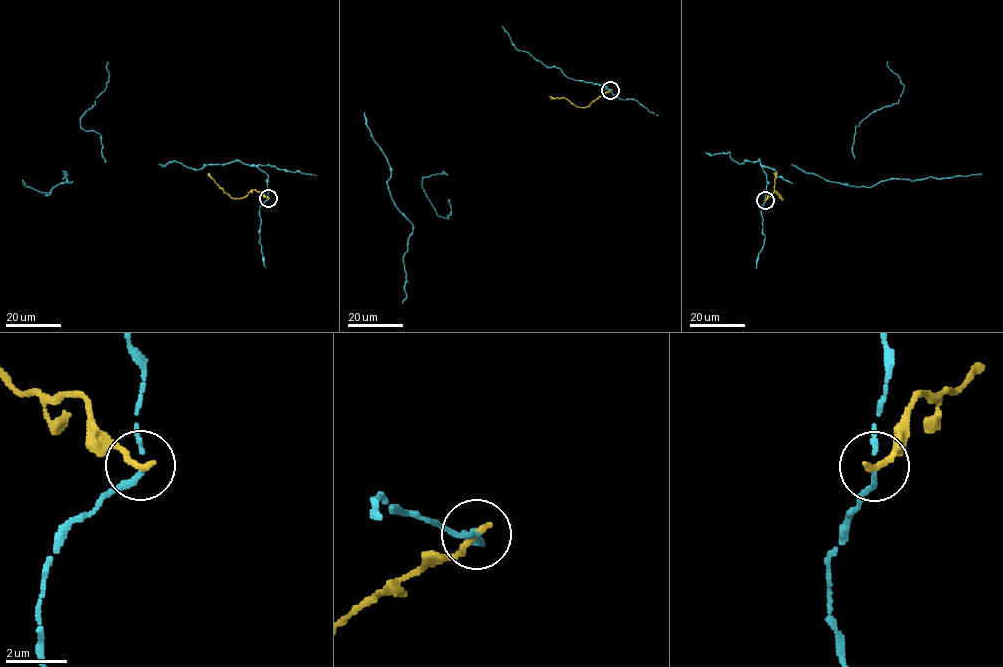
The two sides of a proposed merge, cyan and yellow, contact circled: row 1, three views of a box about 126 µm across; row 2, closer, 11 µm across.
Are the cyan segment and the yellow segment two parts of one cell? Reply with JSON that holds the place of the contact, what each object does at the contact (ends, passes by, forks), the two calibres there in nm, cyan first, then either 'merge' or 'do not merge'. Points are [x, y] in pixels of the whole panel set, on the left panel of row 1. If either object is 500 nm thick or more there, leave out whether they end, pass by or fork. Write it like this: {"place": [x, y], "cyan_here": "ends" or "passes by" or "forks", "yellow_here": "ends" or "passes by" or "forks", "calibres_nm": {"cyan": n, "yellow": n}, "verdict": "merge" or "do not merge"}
{"place": [268, 198], "cyan_here": "passes by", "yellow_here": "ends", "calibres_nm": {"cyan": 140, "yellow": 240}, "verdict": "do not merge"}

